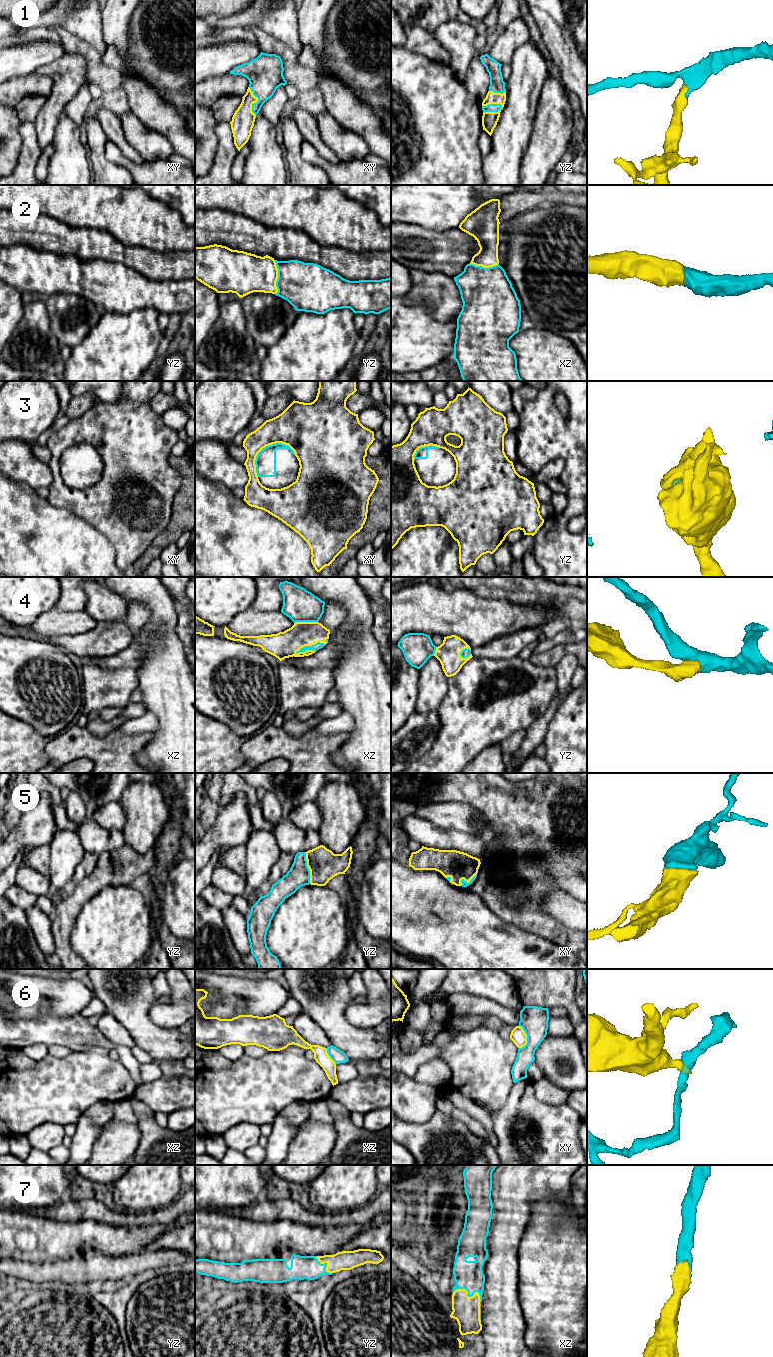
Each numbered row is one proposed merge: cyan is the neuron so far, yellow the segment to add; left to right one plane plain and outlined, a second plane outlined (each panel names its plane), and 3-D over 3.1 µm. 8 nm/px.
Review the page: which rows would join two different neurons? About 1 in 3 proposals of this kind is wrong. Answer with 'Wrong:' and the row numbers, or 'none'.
Wrong: 3, 6

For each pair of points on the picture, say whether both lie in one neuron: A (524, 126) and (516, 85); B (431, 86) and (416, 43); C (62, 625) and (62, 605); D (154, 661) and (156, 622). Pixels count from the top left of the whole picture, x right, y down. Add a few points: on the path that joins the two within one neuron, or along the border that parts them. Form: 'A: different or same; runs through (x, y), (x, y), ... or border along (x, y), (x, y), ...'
A: same; runs through (520, 116), (520, 95)
B: different; border along (404, 46), (434, 61), (441, 62)
C: different; border along (55, 607), (61, 611), (84, 611)
D: same; runs through (164, 651), (165, 639), (158, 632)

